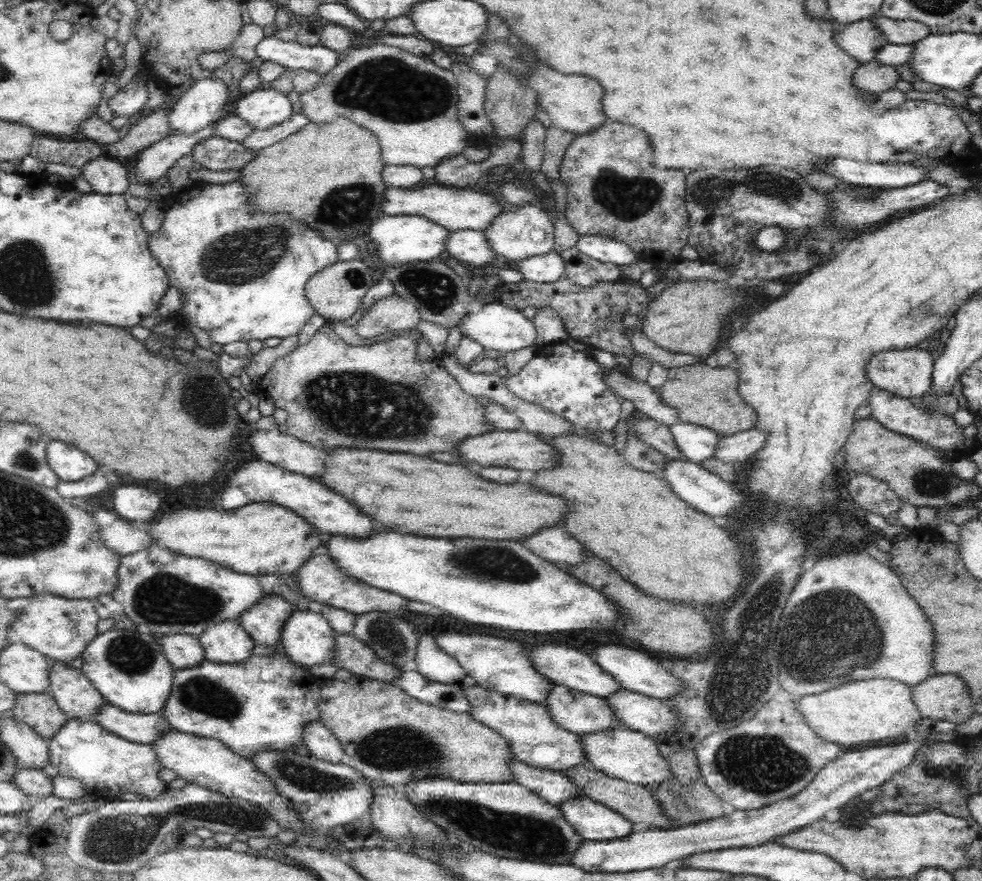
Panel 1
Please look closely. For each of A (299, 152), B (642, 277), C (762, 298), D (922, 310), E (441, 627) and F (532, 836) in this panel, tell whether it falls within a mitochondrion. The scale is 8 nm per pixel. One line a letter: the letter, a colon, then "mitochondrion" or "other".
A: other
B: other
C: other
D: mitochondrion
E: other
F: mitochondrion

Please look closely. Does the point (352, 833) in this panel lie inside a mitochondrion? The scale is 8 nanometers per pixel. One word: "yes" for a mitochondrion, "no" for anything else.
no

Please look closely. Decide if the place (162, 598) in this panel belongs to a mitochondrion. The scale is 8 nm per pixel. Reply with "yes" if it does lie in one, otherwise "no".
yes

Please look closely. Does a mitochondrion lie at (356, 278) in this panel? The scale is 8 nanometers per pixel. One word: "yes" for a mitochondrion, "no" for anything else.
yes

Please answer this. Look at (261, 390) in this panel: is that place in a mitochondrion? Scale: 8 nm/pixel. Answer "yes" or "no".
no

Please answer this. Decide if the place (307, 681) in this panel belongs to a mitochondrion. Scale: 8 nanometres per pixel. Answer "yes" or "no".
no

